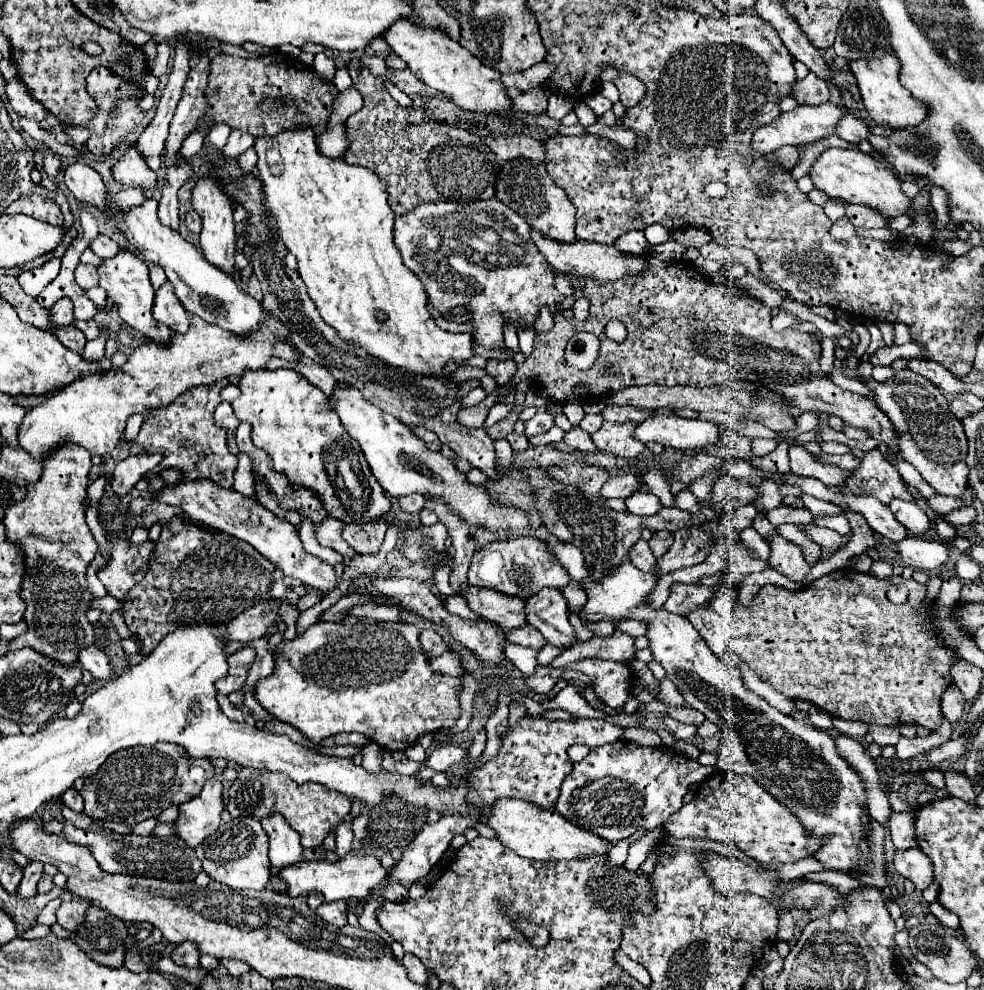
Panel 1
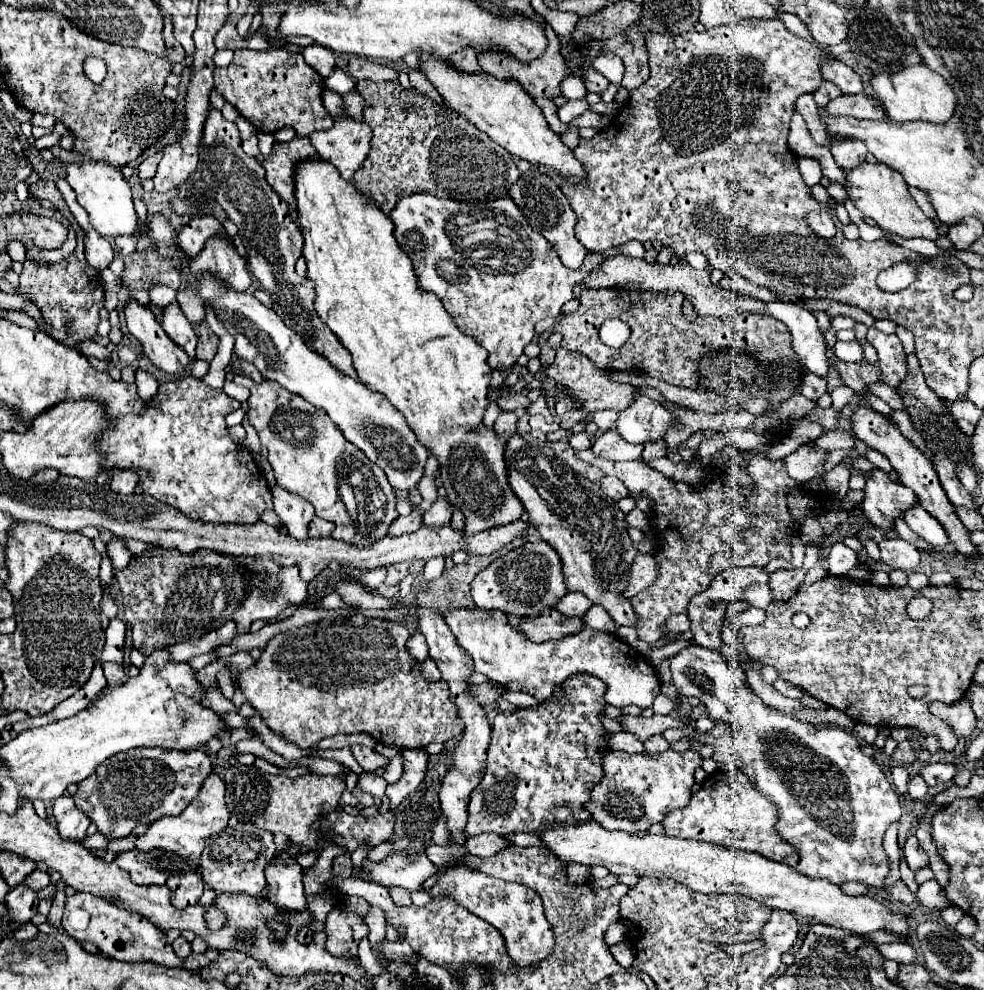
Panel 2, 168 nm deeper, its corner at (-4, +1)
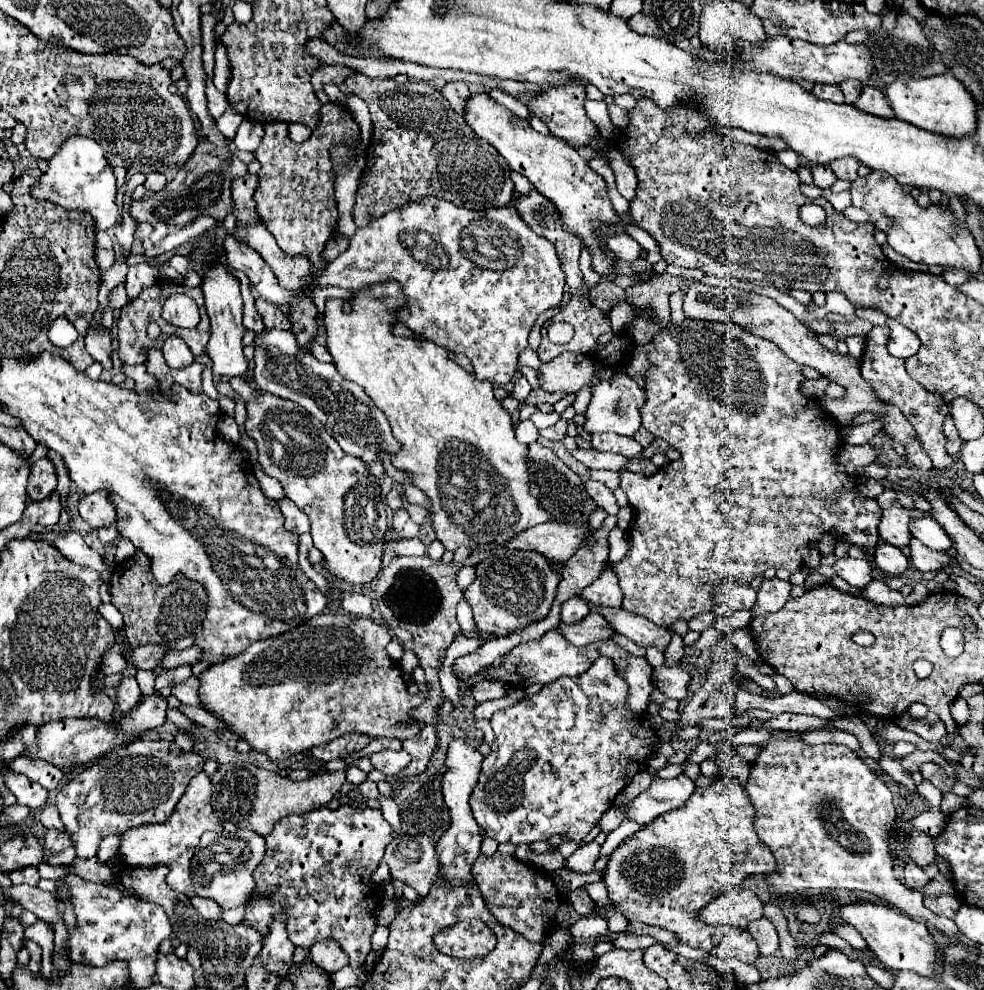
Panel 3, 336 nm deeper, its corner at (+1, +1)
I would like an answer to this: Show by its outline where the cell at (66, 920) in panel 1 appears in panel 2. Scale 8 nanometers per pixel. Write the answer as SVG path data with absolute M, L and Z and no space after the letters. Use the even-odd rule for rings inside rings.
M75 892L65 900L65 914L63 914L63 930L75 938L77 942L93 942L103 954L115 960L125 962L157 962L165 966L181 966L181 958L173 954L167 936L161 934L147 918L137 914L129 914L127 910L117 910L113 904L105 902L103 898L95 898L93 894Z

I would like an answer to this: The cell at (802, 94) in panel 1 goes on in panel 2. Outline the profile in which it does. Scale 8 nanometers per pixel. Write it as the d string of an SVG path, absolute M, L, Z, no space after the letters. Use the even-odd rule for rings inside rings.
M823 82L823 84L815 90L815 102L817 102L819 108L827 106L827 104L829 104L833 98L837 98L837 96L841 96L841 90L839 90L833 82Z

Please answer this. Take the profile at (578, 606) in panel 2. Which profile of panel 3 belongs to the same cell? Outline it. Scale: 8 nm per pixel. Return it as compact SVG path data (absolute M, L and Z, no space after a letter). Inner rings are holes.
M572 598L568 602L562 604L562 622L564 624L576 624L580 622L586 614L588 614L588 606L584 606L584 602L580 602L578 598Z

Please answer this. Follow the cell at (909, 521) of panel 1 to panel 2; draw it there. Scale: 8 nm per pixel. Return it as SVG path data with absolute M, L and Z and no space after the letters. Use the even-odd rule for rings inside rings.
M919 502L905 510L903 520L909 524L913 532L917 532L923 540L927 540L931 546L945 546L947 544L947 532L939 524L935 516L931 516Z

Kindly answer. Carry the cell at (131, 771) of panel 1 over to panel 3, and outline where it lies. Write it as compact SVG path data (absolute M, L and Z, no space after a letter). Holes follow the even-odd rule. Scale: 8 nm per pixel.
M138 740L114 748L96 764L84 768L56 794L56 806L76 848L76 856L82 860L94 858L100 840L106 836L122 834L142 824L164 822L188 782L202 772L202 766L204 758L200 754L184 752L174 742Z

